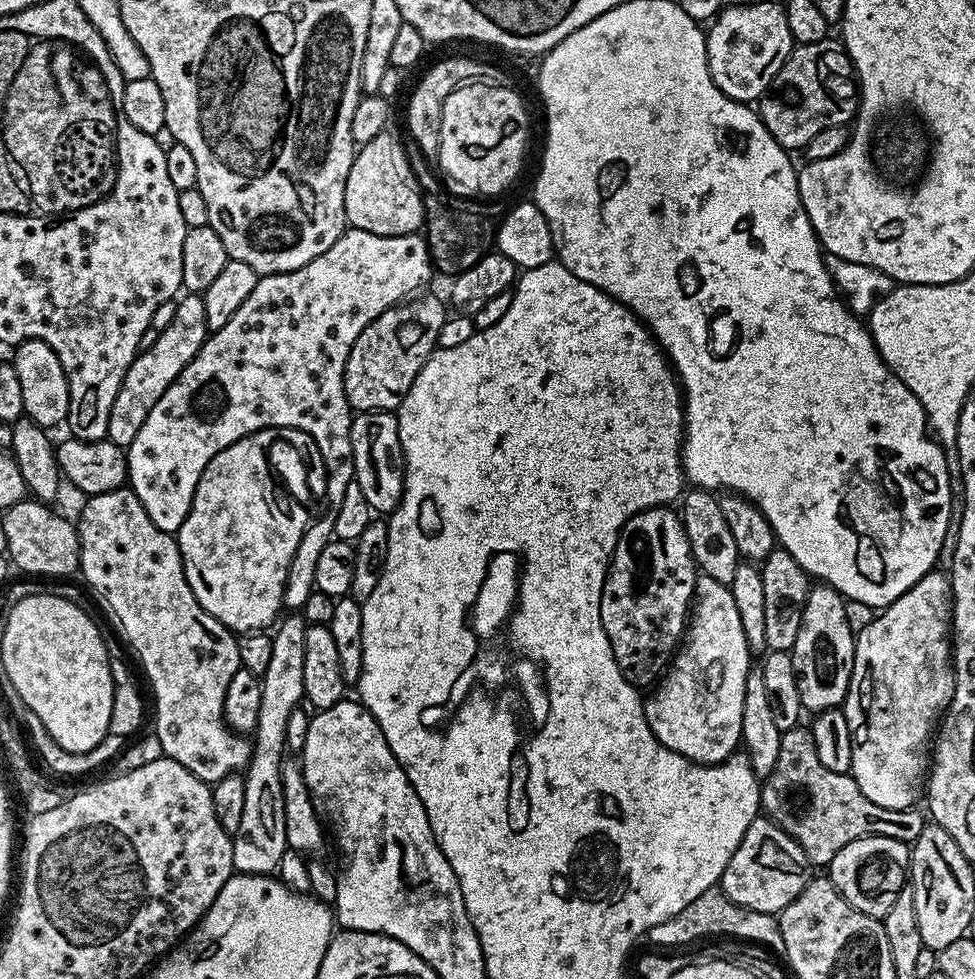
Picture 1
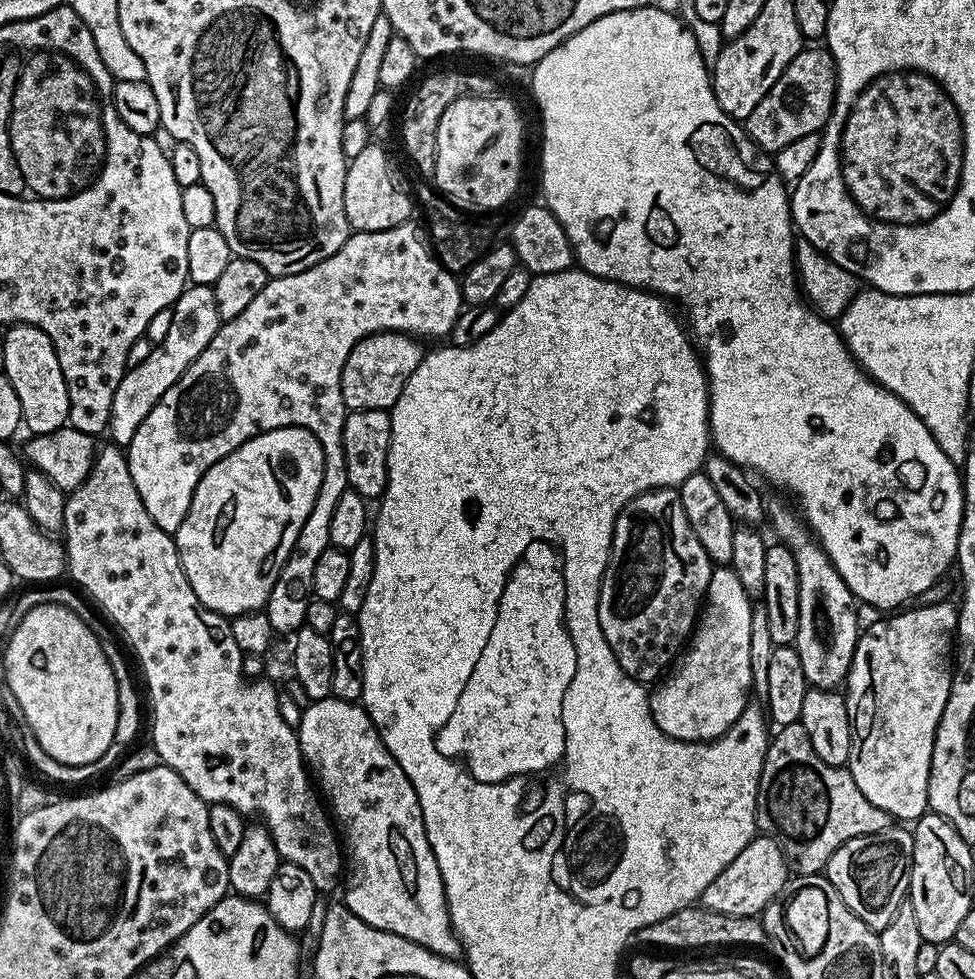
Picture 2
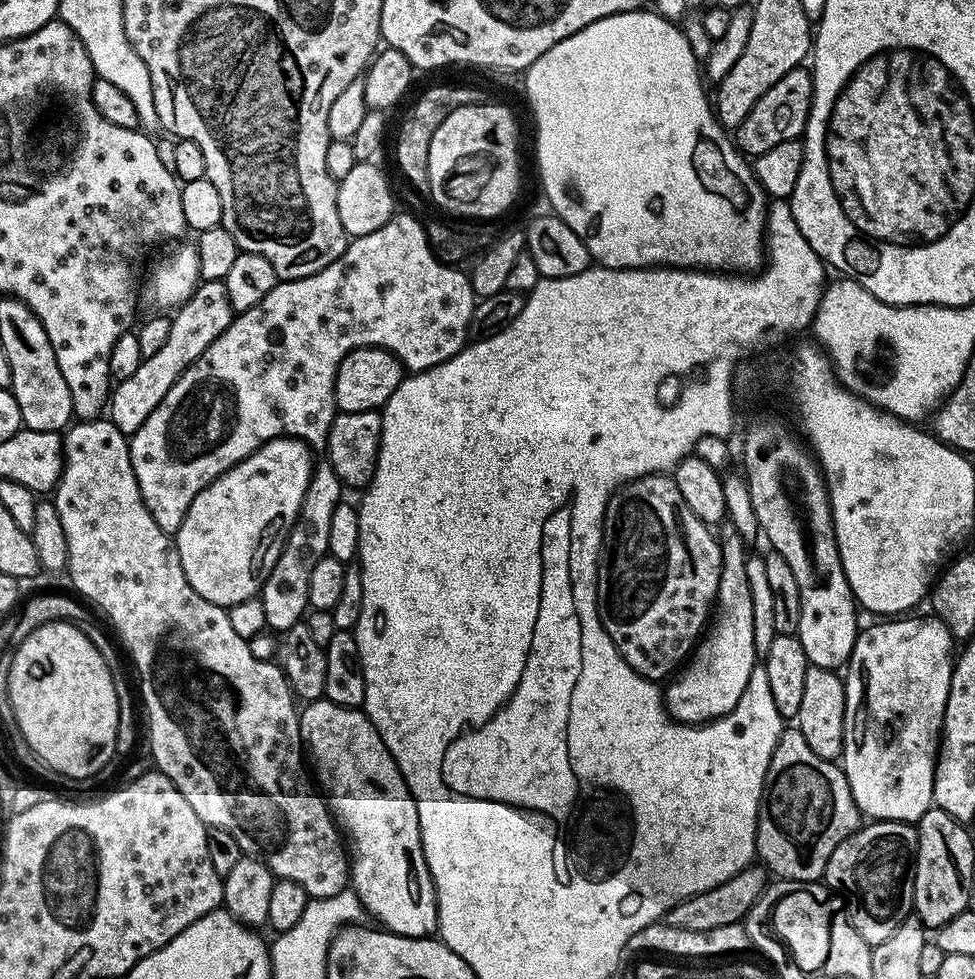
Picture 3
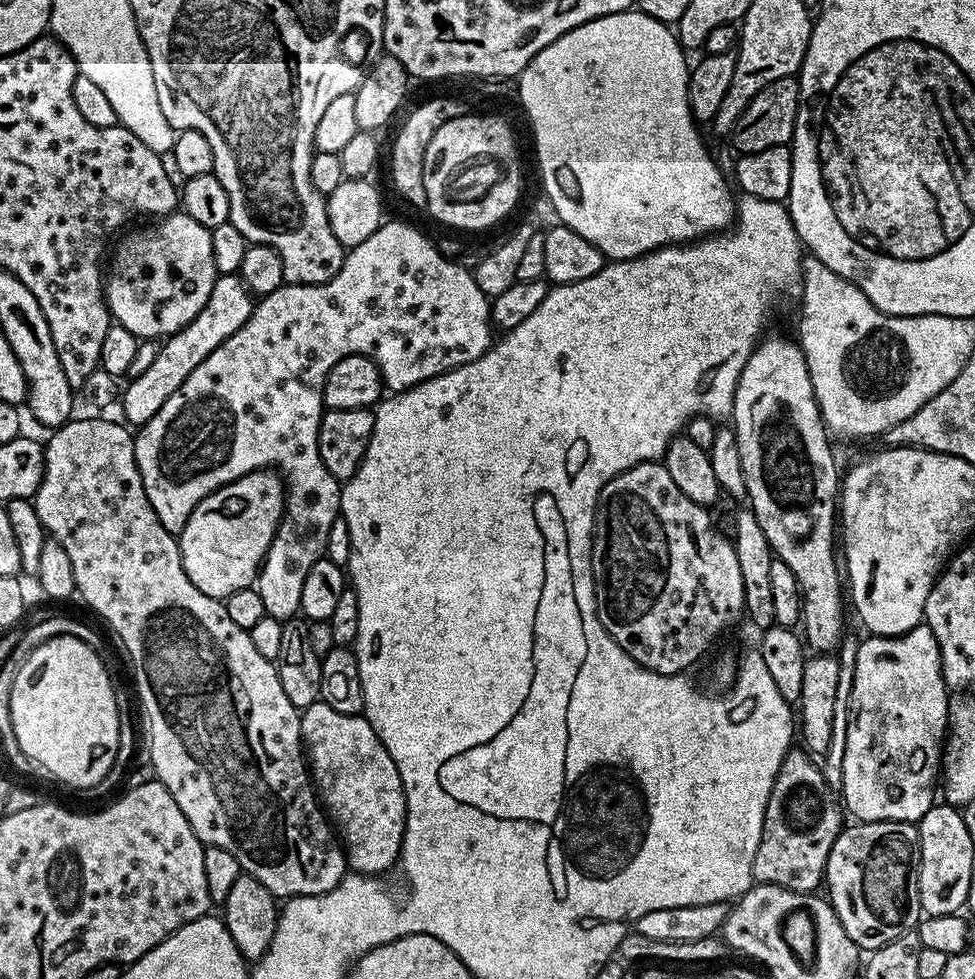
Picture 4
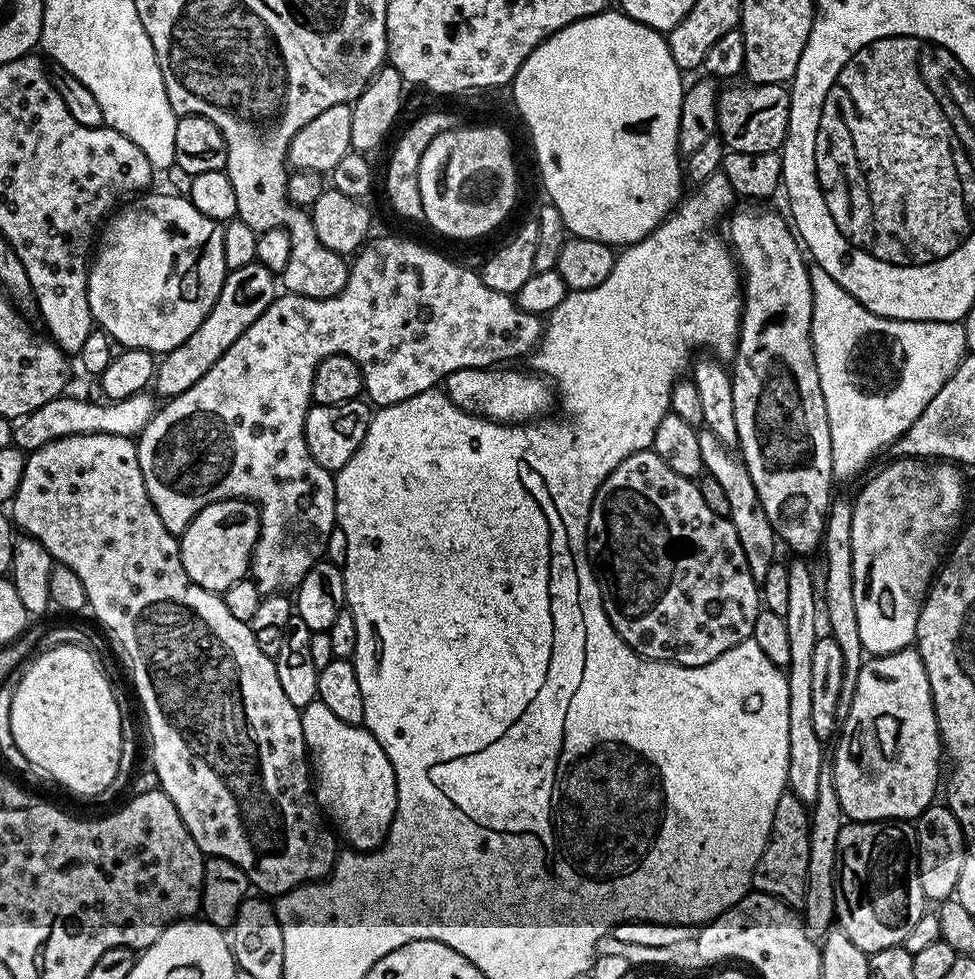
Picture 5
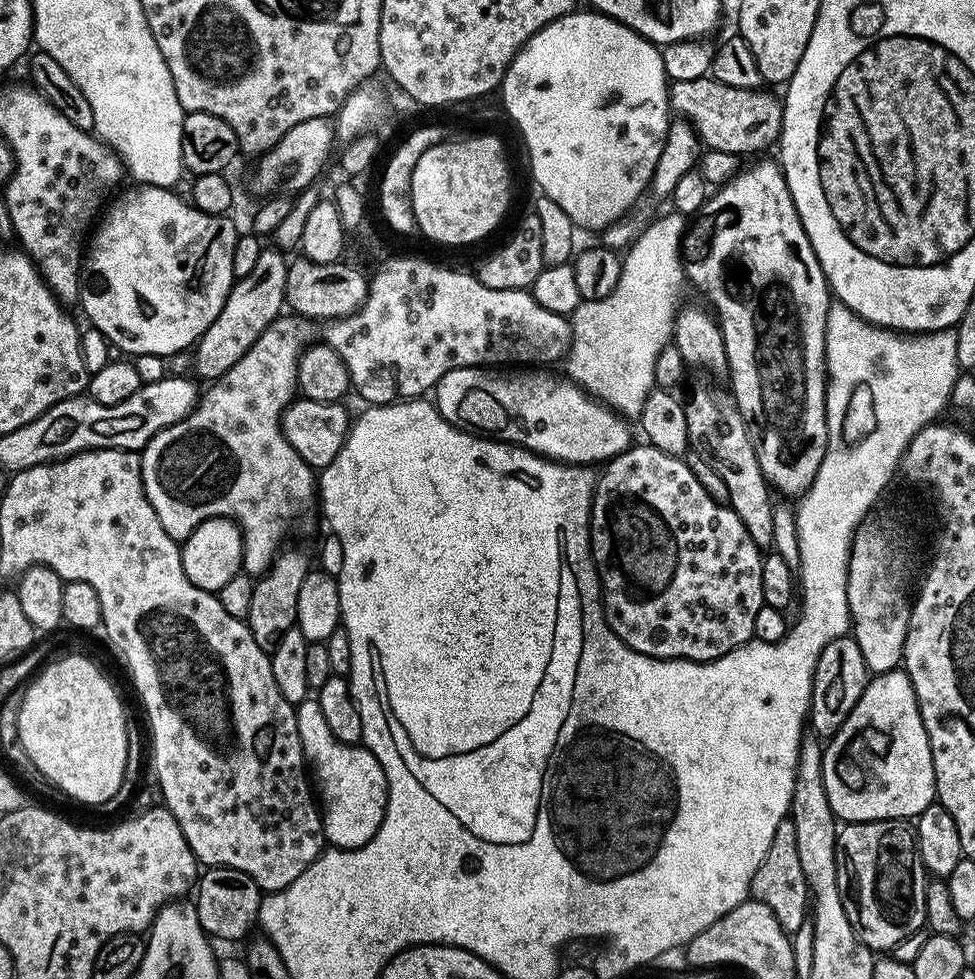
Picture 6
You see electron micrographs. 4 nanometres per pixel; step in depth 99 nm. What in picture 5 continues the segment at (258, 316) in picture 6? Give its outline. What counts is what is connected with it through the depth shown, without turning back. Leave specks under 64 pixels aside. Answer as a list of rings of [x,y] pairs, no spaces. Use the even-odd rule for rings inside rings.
[[[255,263],[242,266],[242,270],[229,272],[202,326],[198,326],[198,330],[194,330],[194,334],[190,334],[190,338],[186,338],[182,346],[163,353],[162,359],[155,365],[155,395],[171,398],[190,390],[190,386],[194,386],[194,382],[198,382],[198,378],[202,378],[202,374],[206,374],[206,370],[210,370],[210,366],[214,366],[214,362],[218,362],[218,358],[222,358],[222,354],[226,354],[226,350],[234,346],[234,341],[244,333],[246,326],[250,326],[250,322],[254,322],[254,318],[258,318],[258,314],[262,314],[266,306],[276,301],[277,295],[277,277],[266,270],[266,266]]]

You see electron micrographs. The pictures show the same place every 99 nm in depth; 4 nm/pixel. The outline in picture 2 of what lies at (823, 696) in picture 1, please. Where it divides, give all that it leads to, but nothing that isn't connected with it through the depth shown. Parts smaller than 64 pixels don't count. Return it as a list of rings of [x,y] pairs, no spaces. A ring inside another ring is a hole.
[[[769,499],[766,504],[766,520],[776,531],[775,539],[794,554],[798,562],[798,634],[794,645],[798,658],[802,658],[802,674],[806,674],[812,688],[836,690],[849,679],[852,659],[858,639],[856,612],[852,609],[854,597],[846,586],[830,558],[820,547],[804,517],[791,503]]]

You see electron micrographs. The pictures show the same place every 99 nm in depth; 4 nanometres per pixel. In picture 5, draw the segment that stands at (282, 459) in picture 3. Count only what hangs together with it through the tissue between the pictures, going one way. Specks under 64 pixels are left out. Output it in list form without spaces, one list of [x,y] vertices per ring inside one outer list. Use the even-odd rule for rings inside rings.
[[[223,500],[206,506],[179,537],[180,557],[186,574],[198,586],[223,594],[234,582],[249,575],[252,551],[260,536],[260,509],[251,500]]]

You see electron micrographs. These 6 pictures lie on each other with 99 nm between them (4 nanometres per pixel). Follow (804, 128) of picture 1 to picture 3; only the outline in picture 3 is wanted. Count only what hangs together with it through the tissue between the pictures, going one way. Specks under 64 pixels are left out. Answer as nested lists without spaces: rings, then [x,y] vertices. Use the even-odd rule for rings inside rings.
[[[801,66],[782,74],[758,102],[746,114],[746,118],[735,129],[734,143],[745,157],[755,158],[766,154],[766,150],[780,145],[781,142],[800,140],[804,135],[804,127],[812,105],[812,73],[807,67]]]

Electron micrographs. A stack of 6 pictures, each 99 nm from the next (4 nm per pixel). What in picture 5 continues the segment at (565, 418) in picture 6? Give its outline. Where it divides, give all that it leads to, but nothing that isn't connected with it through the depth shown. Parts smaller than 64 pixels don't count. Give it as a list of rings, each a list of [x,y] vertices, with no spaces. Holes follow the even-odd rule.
[[[493,366],[458,370],[448,376],[446,395],[462,411],[479,414],[485,420],[495,420],[497,424],[526,424],[551,413],[548,411],[552,404],[554,408],[554,392],[549,381],[531,371],[515,372],[512,368],[515,367]]]

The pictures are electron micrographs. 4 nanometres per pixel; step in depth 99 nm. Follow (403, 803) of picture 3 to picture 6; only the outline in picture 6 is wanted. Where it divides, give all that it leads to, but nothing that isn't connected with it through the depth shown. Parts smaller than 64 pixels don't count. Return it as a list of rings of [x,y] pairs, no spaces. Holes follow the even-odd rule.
[[[314,698],[303,700],[295,709],[304,762],[310,769],[322,809],[325,841],[336,850],[361,848],[382,826],[388,801],[386,774],[369,748],[347,744],[330,734],[330,726],[326,726],[326,718],[322,718],[322,706],[318,706]]]

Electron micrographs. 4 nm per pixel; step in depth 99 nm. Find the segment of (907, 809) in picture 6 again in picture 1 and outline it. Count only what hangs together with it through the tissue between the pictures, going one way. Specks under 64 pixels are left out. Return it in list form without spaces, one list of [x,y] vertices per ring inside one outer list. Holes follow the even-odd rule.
[[[940,570],[927,572],[925,576],[906,594],[902,594],[887,608],[883,609],[864,629],[856,632],[856,653],[854,654],[854,666],[852,667],[852,677],[848,687],[848,696],[844,699],[842,711],[846,714],[846,722],[850,726],[852,735],[852,771],[850,775],[858,782],[862,794],[870,798],[878,806],[887,808],[911,808],[917,803],[916,799],[921,799],[926,788],[926,773],[930,768],[930,741],[938,728],[938,721],[948,711],[949,704],[952,703],[952,695],[956,689],[956,670],[954,667],[954,644],[950,639],[950,625],[952,622],[952,582],[947,575],[944,576]]]

